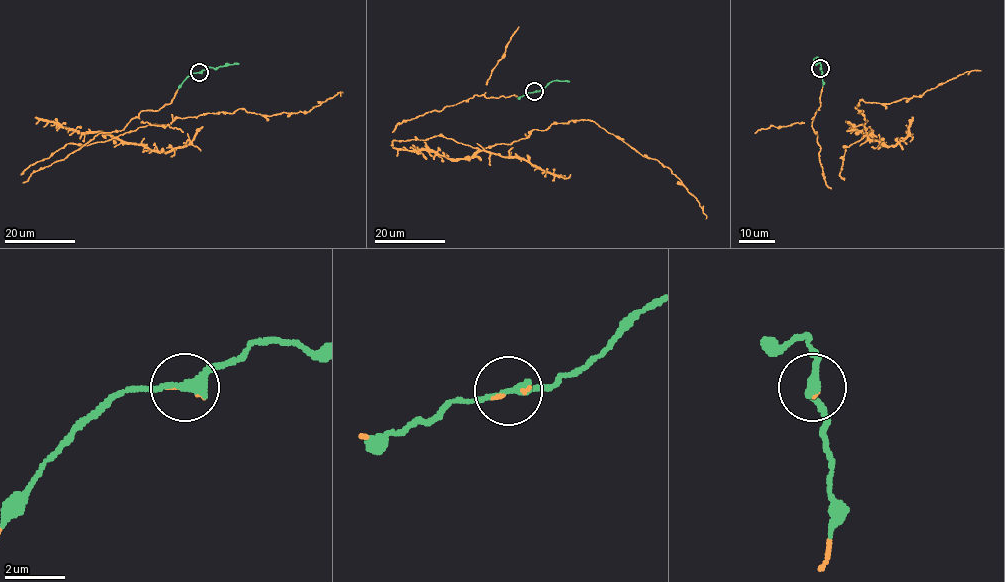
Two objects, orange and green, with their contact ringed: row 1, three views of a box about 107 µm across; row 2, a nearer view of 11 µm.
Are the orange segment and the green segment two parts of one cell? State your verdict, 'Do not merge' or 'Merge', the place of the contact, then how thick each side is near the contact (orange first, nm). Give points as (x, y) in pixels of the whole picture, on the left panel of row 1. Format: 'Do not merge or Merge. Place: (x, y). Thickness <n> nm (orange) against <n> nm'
Merge. Place: (199, 72). Thickness 70 nm (orange) against 280 nm

